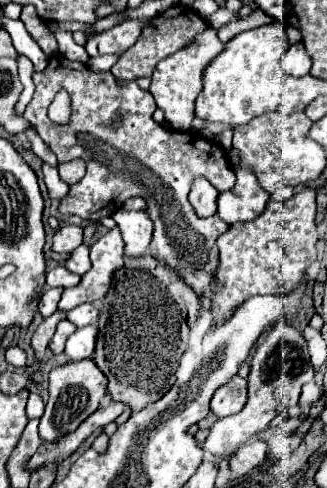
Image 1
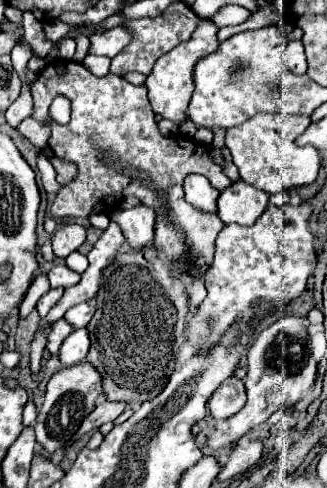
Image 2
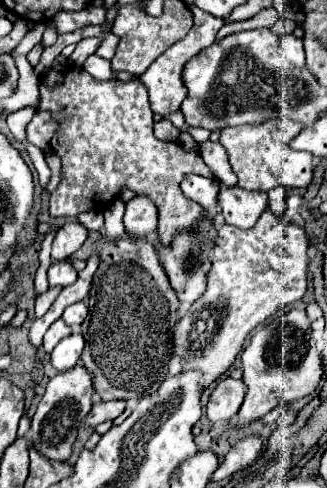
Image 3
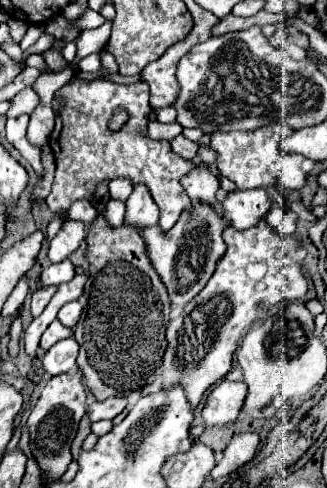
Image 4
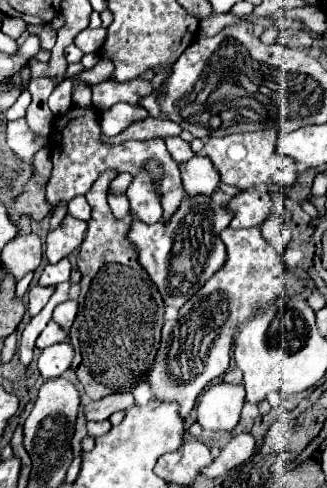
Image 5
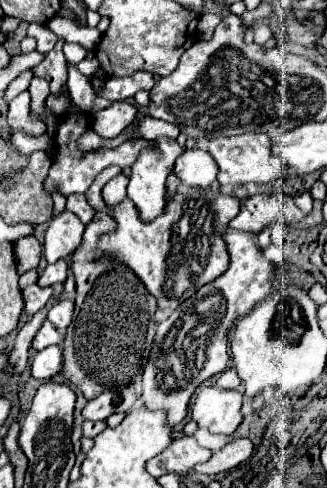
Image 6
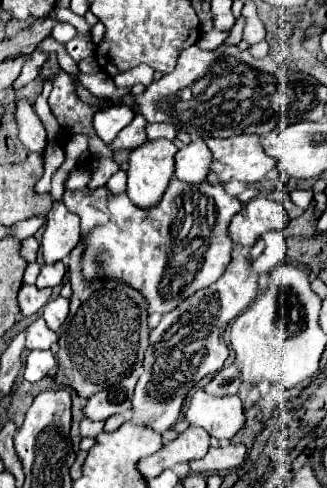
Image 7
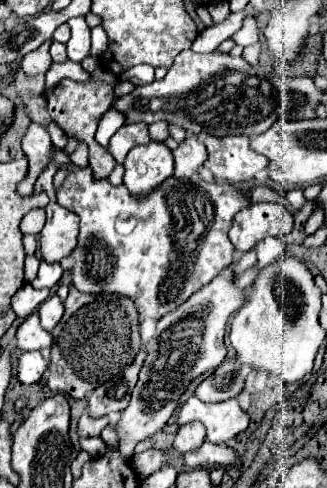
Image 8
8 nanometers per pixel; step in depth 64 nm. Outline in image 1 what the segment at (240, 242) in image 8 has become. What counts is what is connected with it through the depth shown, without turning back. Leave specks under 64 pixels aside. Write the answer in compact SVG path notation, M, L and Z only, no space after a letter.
M239 167L236 171L236 186L218 196L218 216L226 224L254 220L270 200L270 194L258 186L250 170Z

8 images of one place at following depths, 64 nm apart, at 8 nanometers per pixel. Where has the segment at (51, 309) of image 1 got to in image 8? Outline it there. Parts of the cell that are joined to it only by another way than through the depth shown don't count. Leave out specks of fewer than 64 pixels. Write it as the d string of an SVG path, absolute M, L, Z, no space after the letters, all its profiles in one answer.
M24 284L14 296L12 296L12 310L16 312L18 318L26 318L30 316L46 298L50 296L48 288L36 290L30 284Z

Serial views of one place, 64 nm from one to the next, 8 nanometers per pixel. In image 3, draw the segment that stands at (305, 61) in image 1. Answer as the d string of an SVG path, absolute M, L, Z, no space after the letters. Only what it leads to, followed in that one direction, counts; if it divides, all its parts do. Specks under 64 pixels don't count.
M282 34L280 36L280 50L284 52L286 58L290 58L290 62L294 66L304 66L304 48L302 48L302 40L298 40L292 34Z

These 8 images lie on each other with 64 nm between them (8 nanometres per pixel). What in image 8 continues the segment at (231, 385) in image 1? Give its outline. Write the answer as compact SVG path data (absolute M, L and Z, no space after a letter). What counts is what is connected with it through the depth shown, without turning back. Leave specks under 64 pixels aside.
M192 396L182 406L176 424L184 426L194 420L200 420L206 426L206 440L212 444L222 444L248 428L248 414L238 406L236 398L218 404L204 404Z

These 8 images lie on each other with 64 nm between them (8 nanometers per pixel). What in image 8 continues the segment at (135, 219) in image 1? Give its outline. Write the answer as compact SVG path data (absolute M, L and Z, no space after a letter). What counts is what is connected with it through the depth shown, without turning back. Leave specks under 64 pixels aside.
M162 142L134 146L124 160L124 186L134 196L146 196L174 174L172 158Z

